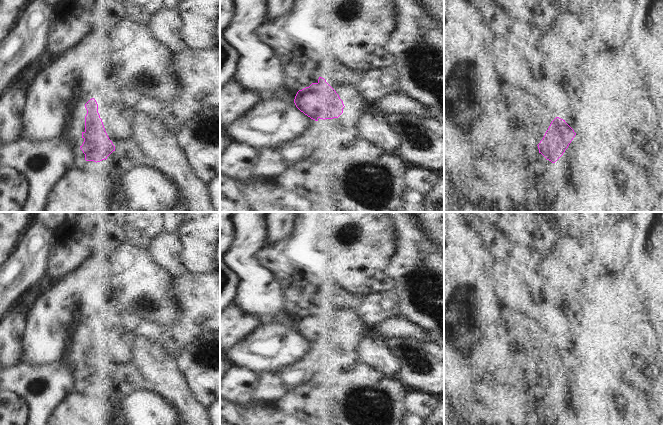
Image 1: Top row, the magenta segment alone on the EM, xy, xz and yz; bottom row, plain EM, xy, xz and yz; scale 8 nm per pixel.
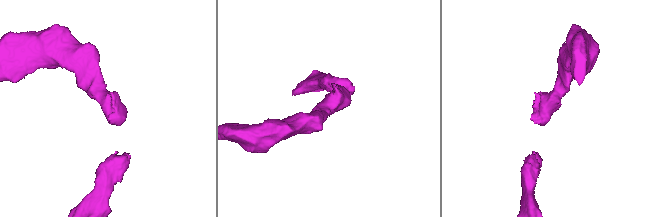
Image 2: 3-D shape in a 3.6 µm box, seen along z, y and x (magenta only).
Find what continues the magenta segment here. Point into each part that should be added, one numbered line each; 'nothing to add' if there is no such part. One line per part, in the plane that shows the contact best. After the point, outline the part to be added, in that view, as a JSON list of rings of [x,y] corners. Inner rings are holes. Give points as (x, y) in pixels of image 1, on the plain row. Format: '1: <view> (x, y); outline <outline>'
nothing to add

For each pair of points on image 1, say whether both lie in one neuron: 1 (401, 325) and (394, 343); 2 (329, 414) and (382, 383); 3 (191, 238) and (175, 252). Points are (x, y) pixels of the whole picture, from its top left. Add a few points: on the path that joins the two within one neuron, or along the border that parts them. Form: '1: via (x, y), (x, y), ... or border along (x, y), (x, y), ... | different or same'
1: border along (390, 337), (410, 336), (420, 341) | different
2: via (343, 400), (345, 394), (353, 387), (368, 386) | same
3: border along (179, 233), (184, 249), (184, 263), (189, 268) | different

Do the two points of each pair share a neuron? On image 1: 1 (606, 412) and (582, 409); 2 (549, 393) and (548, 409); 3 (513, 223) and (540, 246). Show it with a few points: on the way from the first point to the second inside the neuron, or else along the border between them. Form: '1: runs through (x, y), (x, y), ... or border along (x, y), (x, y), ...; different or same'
1: border along (578, 395), (595, 409), (596, 414); different
2: runs through (548, 397), (548, 405); same
3: runs through (520, 229), (533, 241); same

